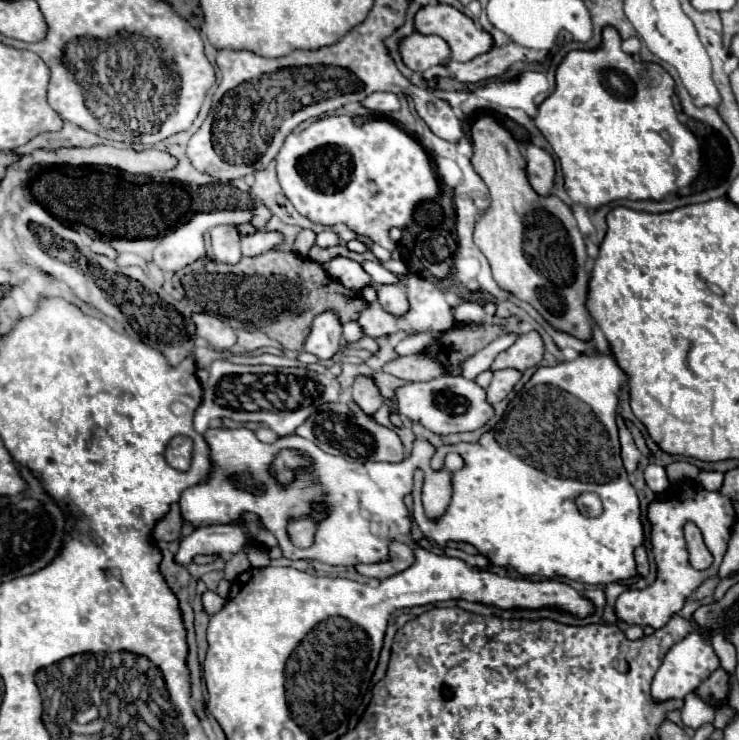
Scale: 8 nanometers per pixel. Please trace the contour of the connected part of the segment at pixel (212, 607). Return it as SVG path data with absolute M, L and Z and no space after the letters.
M207 590L207 592L203 594L203 606L205 606L205 612L207 612L207 614L215 614L215 612L219 612L219 610L225 606L225 600L223 600L217 592Z

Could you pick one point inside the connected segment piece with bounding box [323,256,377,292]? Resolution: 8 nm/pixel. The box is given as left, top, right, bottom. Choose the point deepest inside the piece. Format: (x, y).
(350, 274)

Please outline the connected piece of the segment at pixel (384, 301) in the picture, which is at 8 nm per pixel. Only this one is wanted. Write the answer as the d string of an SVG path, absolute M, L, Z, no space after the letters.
M391 284L391 286L377 286L377 298L379 304L383 306L385 312L391 312L393 316L403 316L403 312L407 312L409 302L407 302L407 294L405 288L399 284Z

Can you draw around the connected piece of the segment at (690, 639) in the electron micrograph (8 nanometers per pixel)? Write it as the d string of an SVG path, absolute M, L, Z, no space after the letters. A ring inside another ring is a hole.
M691 632L683 640L679 640L663 658L661 668L657 670L653 684L651 684L651 698L655 702L665 702L665 700L677 700L687 696L689 692L695 692L703 680L711 676L719 668L719 658L715 656L713 646L705 640L703 632Z

